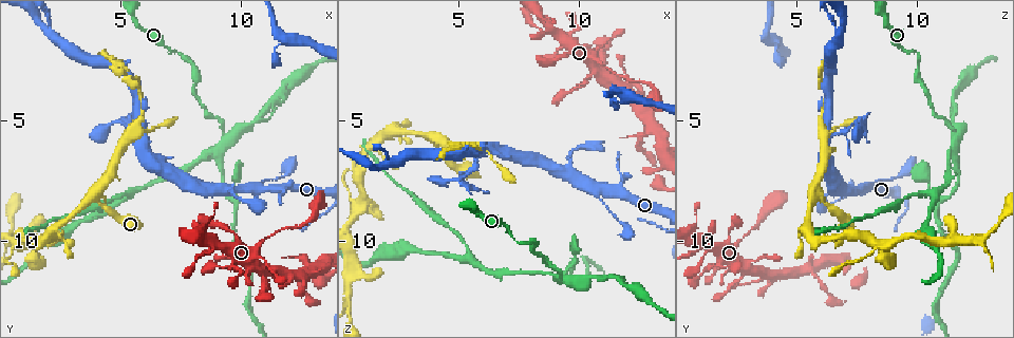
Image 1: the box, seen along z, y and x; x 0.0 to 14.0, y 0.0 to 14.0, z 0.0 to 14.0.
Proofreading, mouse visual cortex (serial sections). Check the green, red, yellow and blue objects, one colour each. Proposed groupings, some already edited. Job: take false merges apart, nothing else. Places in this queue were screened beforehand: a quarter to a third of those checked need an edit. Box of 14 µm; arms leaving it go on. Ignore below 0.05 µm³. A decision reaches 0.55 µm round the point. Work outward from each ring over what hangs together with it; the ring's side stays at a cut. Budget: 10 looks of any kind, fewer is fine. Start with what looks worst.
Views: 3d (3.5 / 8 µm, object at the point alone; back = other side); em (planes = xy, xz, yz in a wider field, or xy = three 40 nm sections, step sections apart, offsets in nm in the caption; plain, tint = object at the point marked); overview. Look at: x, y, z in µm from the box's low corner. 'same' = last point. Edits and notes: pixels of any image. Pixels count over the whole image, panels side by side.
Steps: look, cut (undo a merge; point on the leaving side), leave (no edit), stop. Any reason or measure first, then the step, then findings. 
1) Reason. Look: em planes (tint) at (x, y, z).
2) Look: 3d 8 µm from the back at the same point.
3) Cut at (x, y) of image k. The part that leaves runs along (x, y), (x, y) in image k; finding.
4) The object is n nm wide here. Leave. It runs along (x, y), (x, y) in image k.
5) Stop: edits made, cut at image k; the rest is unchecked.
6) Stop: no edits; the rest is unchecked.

Sharp bend. Look: 3d 3.5 µm at (4.0, 8.0, 5.9).

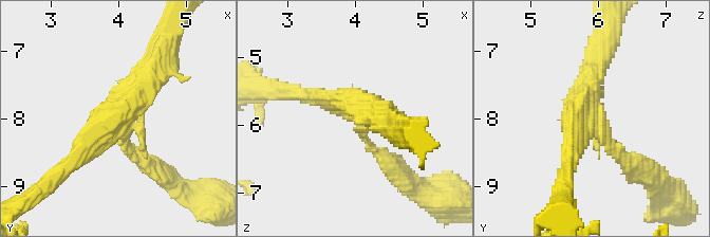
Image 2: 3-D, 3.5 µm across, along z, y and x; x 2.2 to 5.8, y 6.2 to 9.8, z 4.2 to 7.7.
Look: em planes (tint) at (4.10, 8.10, 5.90).

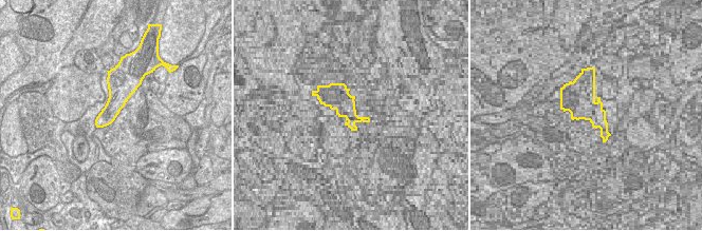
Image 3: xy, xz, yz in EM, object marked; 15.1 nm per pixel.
Look: em xy step 1 (tint) at the same point.

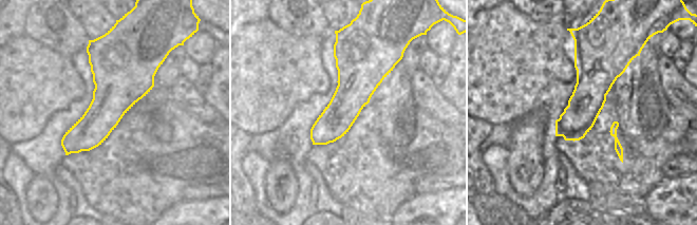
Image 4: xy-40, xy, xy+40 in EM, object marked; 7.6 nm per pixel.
Leave. It runs along (385, 159), (358, 129), (358, 112), (306, 93) in image 2; all the same cell.

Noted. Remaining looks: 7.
Three arms meet. Look: 3d 3.5 µm at (9.4, 5.8, 11.5).

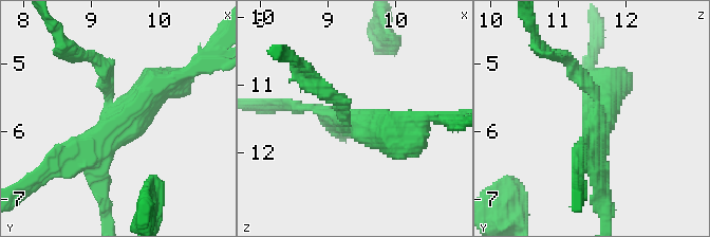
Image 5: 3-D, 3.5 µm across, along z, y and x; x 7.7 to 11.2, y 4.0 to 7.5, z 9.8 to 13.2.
3 arms meet here; the arms are 200, 250, 500 nm wide. Look: em xy step 1 (tint) at (9.35, 5.70, 11.60).

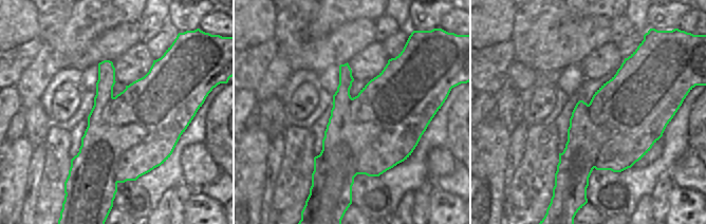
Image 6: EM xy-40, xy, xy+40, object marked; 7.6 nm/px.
Look: em xy step 2 (tint) at the same point.

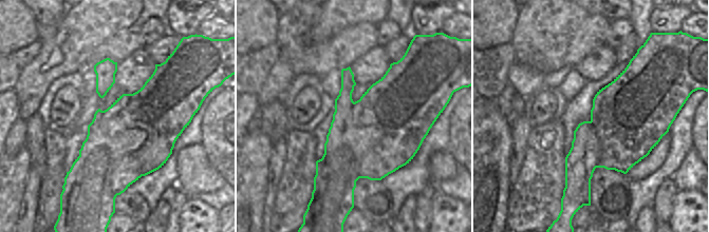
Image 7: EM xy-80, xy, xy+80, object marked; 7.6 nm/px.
Cut at (579, 162) of image 5. Two cells meet here.

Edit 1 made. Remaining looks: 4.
See it whole again. Look: overview.

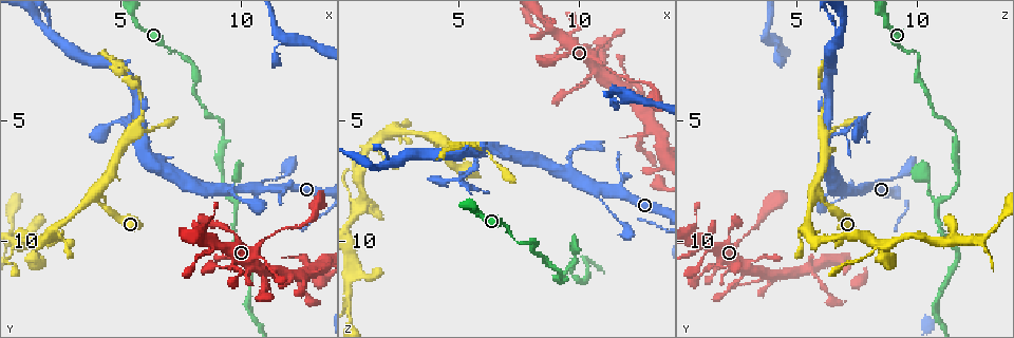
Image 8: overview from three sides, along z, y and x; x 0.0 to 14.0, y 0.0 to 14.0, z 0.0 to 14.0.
Arms part here. Look: 3d 3.5 µm at (9.9, 8.4, 10.9).

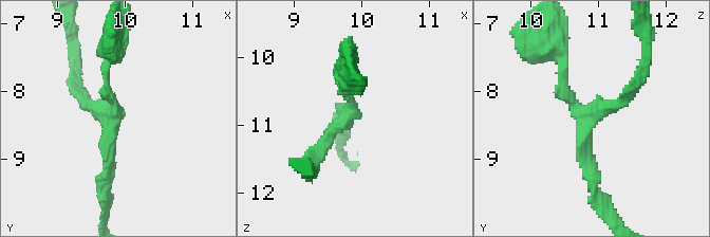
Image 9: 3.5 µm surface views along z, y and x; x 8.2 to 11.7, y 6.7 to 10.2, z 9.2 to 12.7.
3 arms meet here; the arms are 150, 150, 150 nm wide. Look: em planes (tint) at (9.80, 8.45, 10.85).

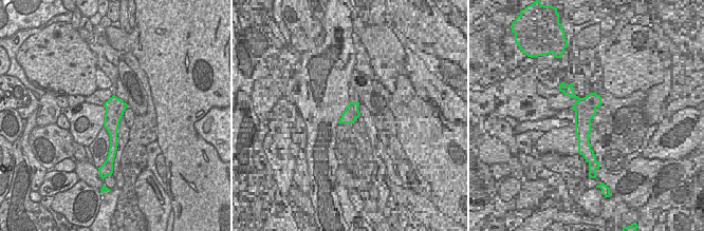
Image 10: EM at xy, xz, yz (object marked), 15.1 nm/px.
Leave. Continuous, no second cell.

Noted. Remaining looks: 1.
Stop: edits made, cut at image 5; the rest is unchecked.

